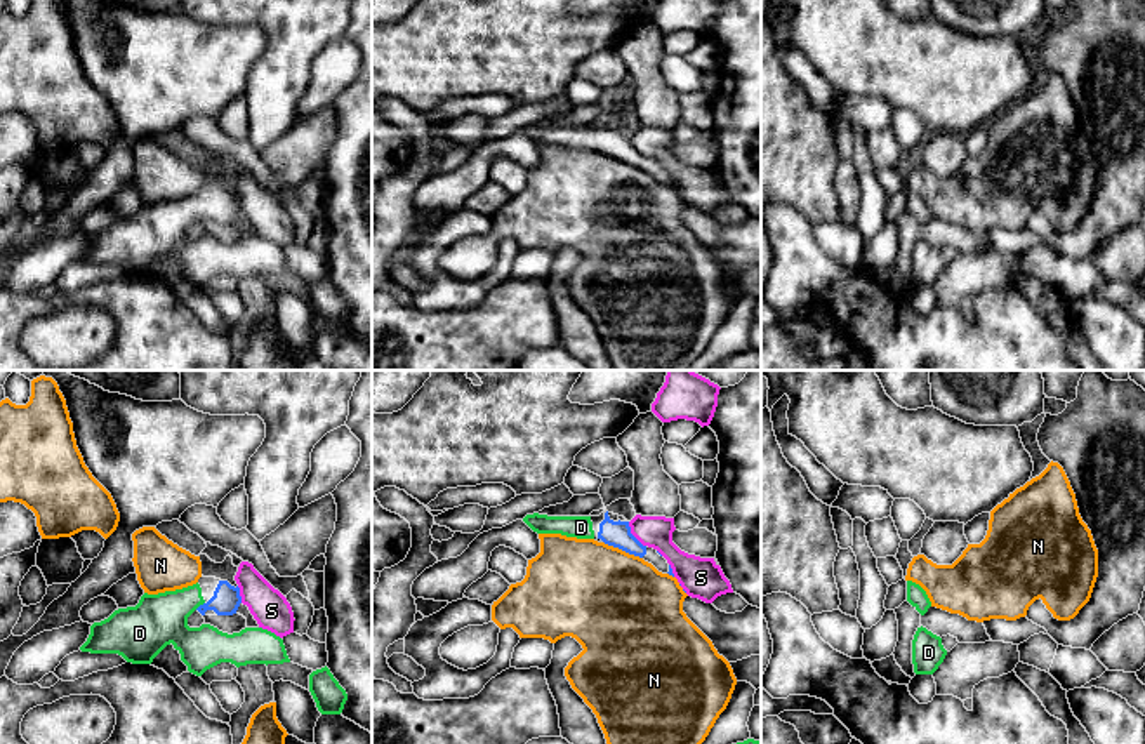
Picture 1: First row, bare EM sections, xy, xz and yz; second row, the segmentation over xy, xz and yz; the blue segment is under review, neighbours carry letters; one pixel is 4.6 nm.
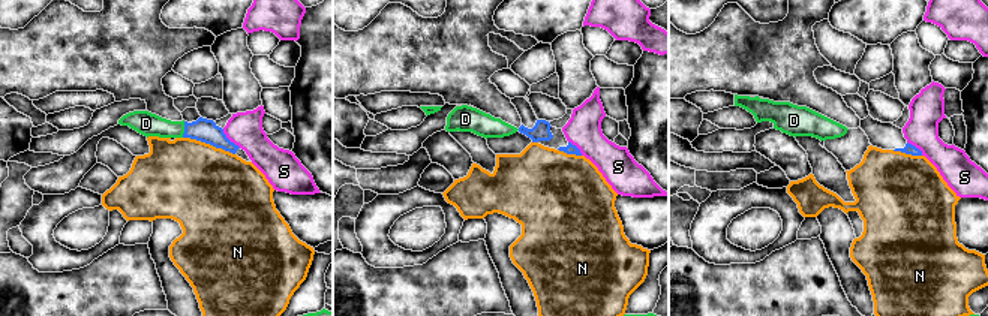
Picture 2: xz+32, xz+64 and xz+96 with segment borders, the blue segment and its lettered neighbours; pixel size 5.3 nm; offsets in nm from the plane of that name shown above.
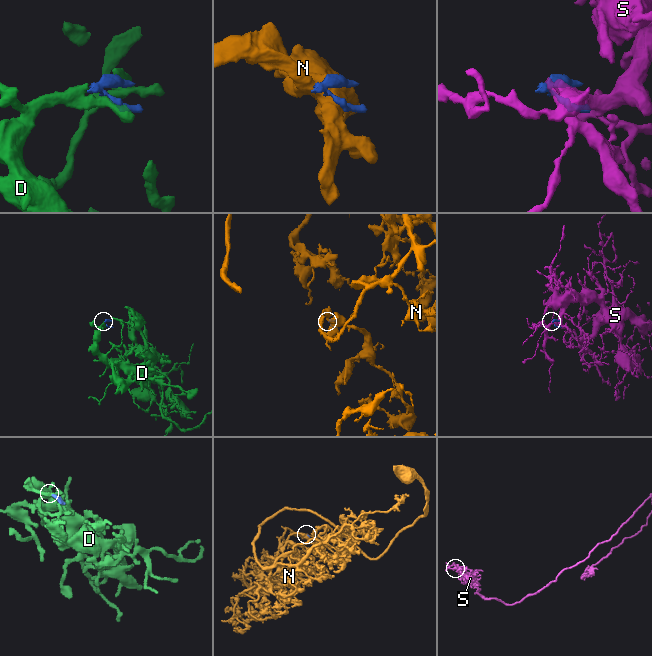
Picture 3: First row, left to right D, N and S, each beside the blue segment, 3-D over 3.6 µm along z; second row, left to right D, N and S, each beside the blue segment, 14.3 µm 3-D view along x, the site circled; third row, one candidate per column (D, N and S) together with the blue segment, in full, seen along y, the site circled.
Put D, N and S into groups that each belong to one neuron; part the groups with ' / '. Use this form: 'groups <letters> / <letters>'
groups D / N / S

